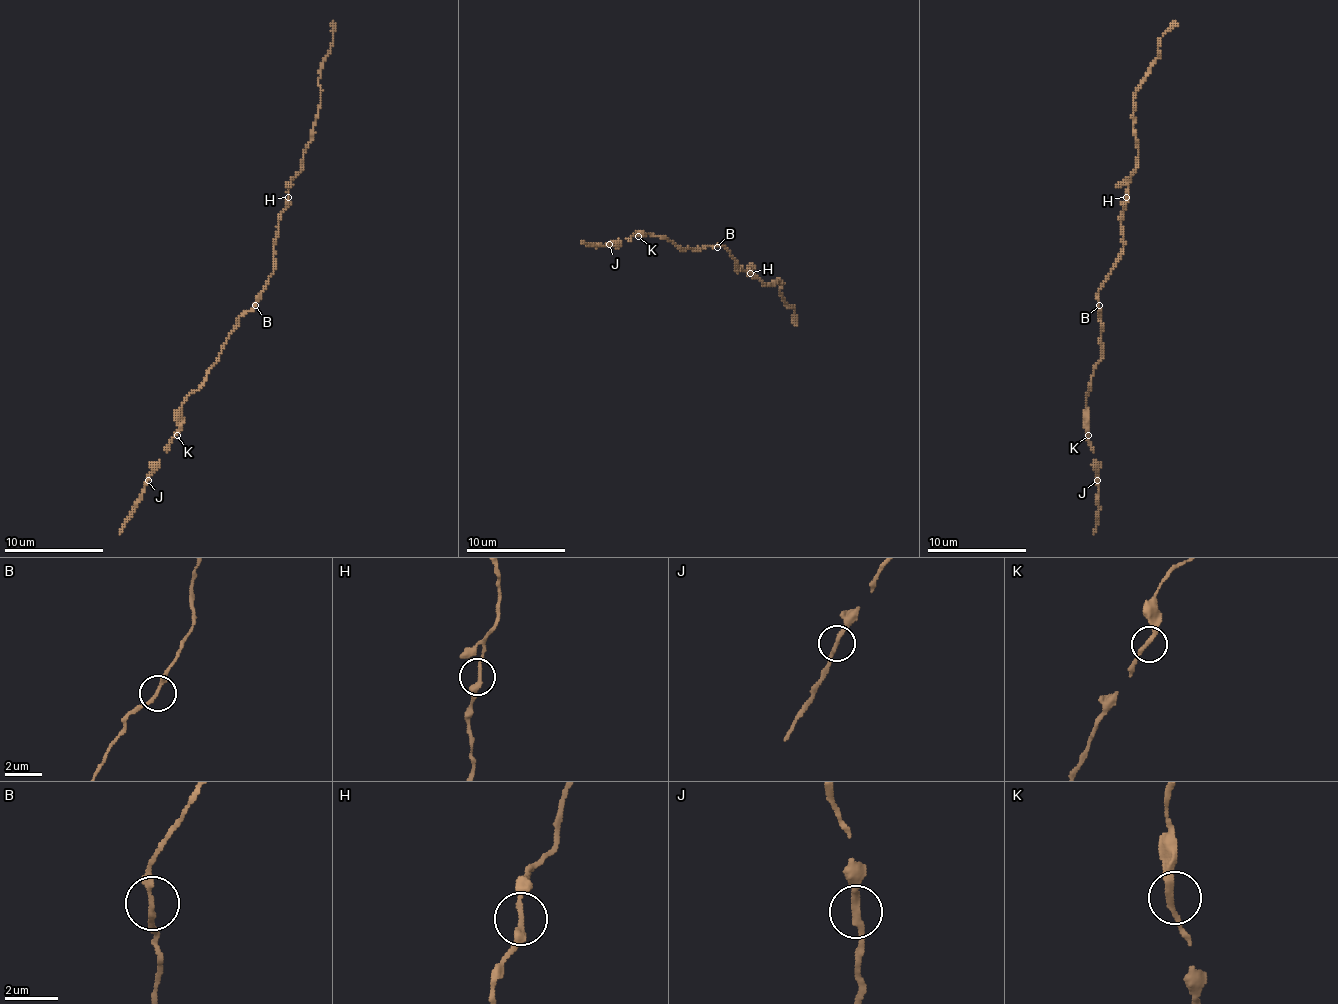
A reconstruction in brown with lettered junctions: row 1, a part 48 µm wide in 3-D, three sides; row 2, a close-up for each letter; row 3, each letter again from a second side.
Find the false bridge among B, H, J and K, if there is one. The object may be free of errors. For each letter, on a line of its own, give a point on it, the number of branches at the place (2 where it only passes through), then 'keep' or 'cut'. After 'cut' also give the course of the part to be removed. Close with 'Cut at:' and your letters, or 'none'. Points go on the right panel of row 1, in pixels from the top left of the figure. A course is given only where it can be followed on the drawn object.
B: place (1099, 305); branches 2; keep
H: place (1126, 197); branches 2; keep
J: place (1097, 480); branches 2; keep
K: place (1088, 435); branches 2; keep
Cut at: none

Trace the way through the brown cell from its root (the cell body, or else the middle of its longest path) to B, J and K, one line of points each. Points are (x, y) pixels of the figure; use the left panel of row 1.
B: (266, 284), (256, 306)
J: (266, 284), (261, 299), (239, 318), (239, 326), (229, 336), (206, 380), (182, 405), (179, 432), (147, 480)
K: (266, 284), (261, 299), (239, 318), (239, 326), (229, 336), (206, 380), (182, 405), (177, 435)

